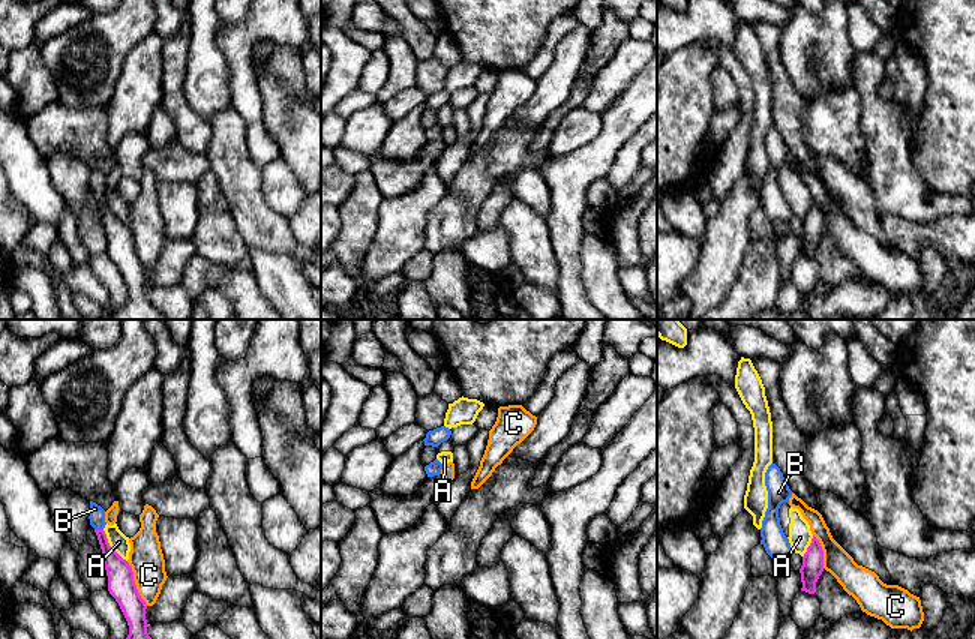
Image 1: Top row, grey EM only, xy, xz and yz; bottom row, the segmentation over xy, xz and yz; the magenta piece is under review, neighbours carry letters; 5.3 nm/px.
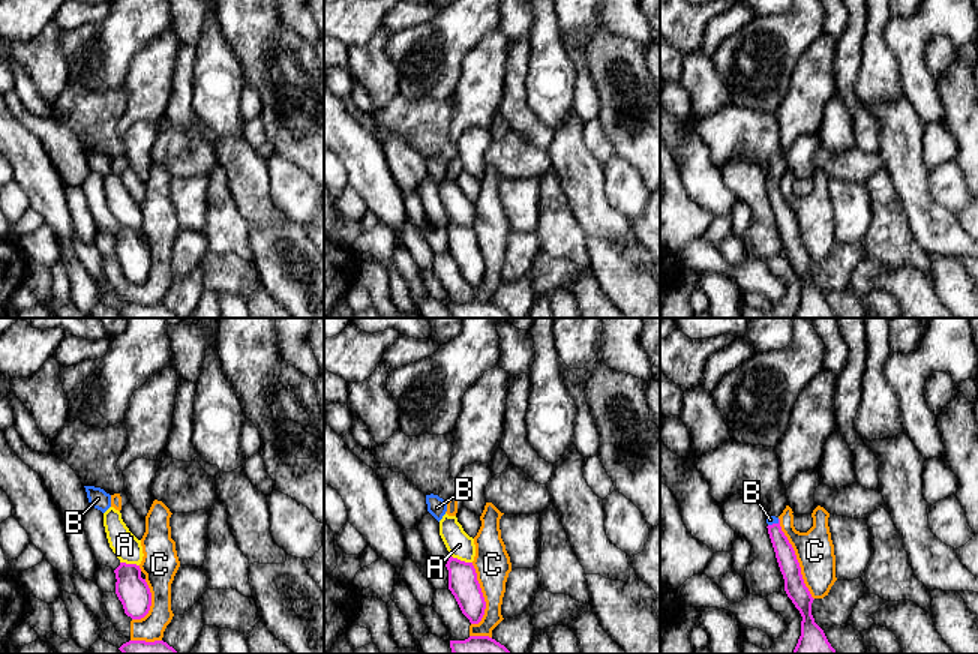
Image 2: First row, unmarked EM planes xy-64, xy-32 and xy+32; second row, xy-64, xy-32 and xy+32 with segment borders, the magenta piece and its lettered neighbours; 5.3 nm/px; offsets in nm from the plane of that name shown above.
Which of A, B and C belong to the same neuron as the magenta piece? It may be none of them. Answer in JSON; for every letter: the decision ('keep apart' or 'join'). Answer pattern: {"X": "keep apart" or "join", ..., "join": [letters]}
{"A": "keep apart", "B": "join", "C": "keep apart", "join": ["B"]}

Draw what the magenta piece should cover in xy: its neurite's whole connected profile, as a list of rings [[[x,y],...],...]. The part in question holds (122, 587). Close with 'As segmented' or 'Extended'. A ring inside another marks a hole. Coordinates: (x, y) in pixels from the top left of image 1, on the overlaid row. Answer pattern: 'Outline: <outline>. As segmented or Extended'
Outline: [[[90,501],[88,519],[102,549],[102,562],[108,576],[108,591],[118,603],[129,626],[129,634],[126,639],[152,639],[147,633],[147,604],[136,590],[132,567],[110,546],[104,531],[106,525],[105,510]]]. Extended

